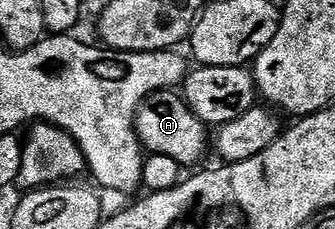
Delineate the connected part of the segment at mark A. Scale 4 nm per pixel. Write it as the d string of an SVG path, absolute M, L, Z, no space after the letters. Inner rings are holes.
M166 89L149 95L137 110L137 136L142 148L149 155L162 155L179 161L182 168L189 169L210 150L211 135L206 124L195 117L192 109L185 104L184 98L176 90Z

